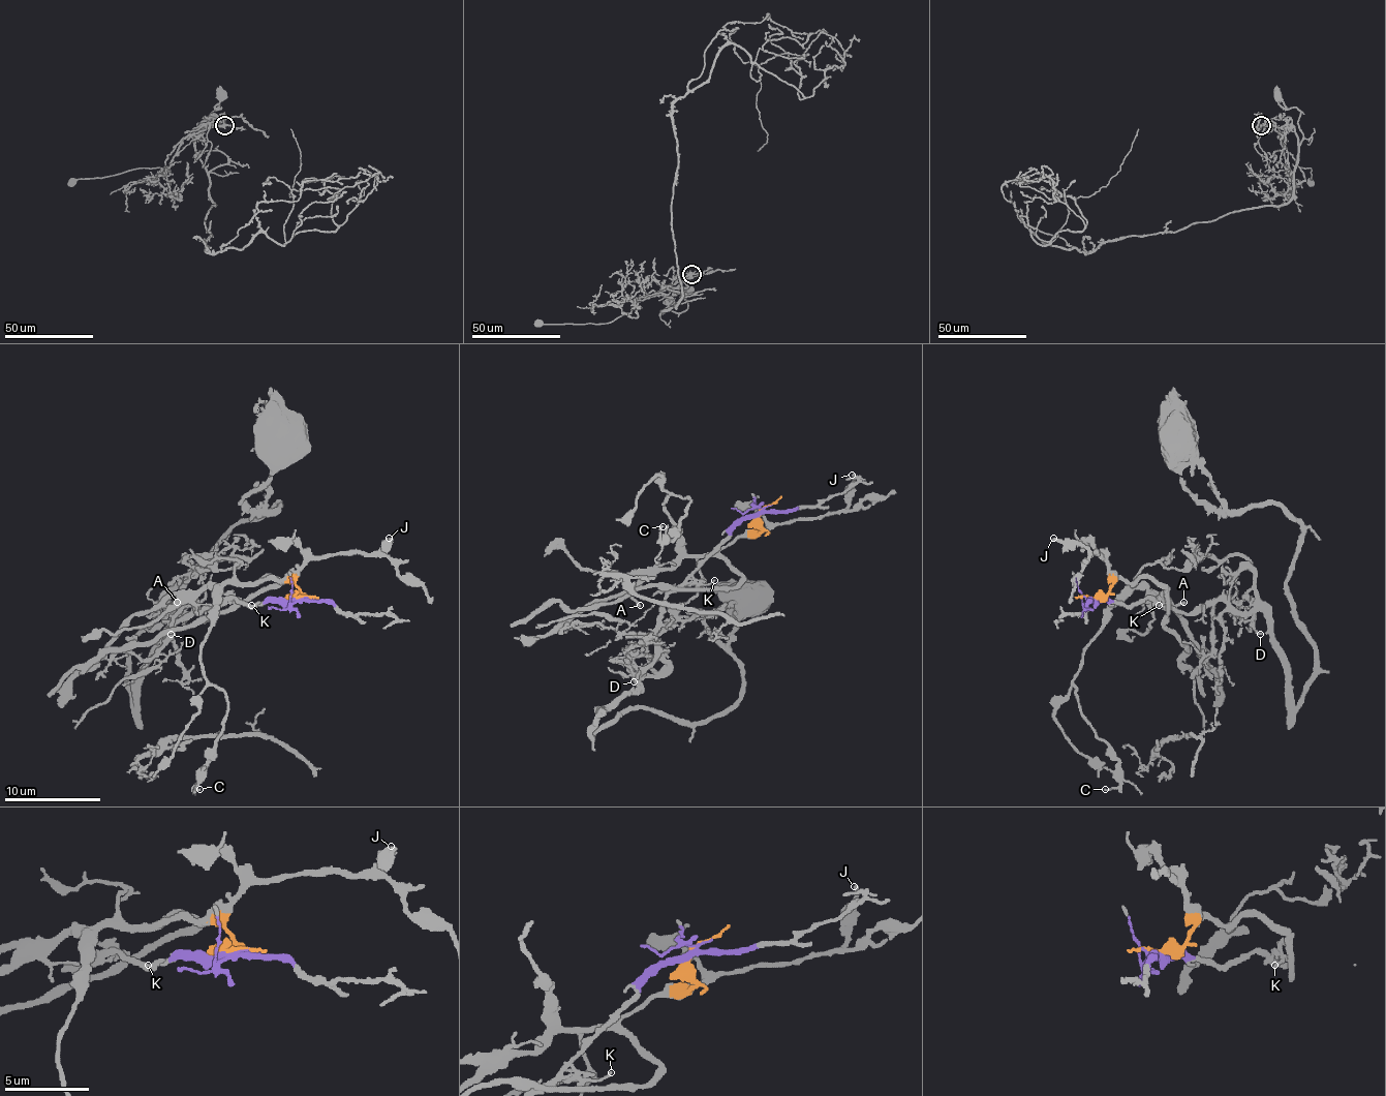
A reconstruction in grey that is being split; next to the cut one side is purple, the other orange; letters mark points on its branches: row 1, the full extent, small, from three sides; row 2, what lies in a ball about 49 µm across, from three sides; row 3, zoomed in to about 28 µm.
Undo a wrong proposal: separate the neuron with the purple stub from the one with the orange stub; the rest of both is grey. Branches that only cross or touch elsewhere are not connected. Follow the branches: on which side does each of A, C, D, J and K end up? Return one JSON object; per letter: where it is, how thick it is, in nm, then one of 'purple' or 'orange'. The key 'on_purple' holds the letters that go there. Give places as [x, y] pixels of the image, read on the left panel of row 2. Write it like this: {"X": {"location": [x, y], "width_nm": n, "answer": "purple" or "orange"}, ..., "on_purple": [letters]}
{"A": {"location": [177, 602], "width_nm": 190, "answer": "orange"}, "C": {"location": [199, 789], "width_nm": 140, "answer": "orange"}, "D": {"location": [171, 634], "width_nm": 140, "answer": "purple"}, "J": {"location": [389, 538], "width_nm": 220, "answer": "orange"}, "K": {"location": [251, 605], "width_nm": 110, "answer": "purple"}, "on_purple": ["D", "K"]}

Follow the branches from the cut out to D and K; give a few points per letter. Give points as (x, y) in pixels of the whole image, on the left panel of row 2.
D: (298, 599), (245, 606), (225, 599), (202, 613), (192, 603), (194, 601), (187, 613), (173, 617), (171, 635)
K: (298, 599), (245, 606), (230, 599), (252, 606)

